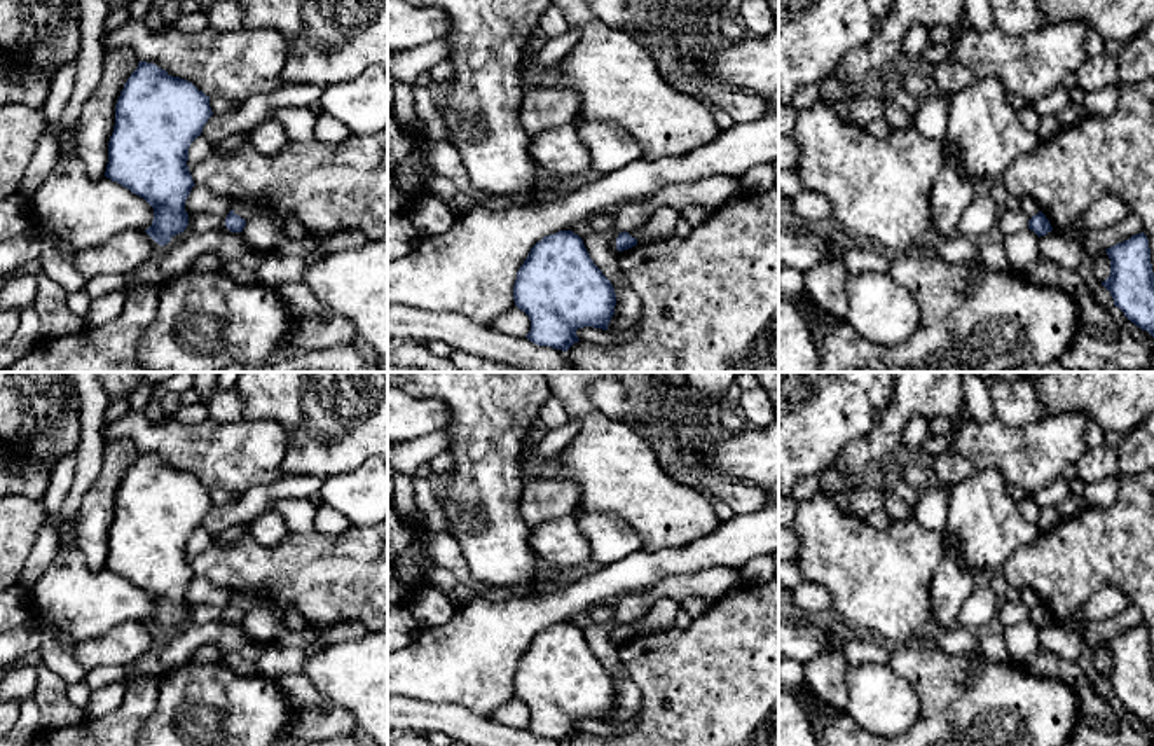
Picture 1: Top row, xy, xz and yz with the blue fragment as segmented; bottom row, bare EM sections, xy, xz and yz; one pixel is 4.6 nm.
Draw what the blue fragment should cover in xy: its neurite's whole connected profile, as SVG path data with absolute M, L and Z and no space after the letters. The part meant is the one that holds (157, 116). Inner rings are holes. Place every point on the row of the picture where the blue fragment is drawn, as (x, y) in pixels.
M147 61L138 63L117 100L105 176L143 197L154 208L152 225L145 232L161 246L189 225L185 201L196 185L187 166L189 147L201 136L211 115L210 96L192 82L173 77Z

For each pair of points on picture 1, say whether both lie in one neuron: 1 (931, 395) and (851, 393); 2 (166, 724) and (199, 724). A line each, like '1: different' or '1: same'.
1: different
2: same

